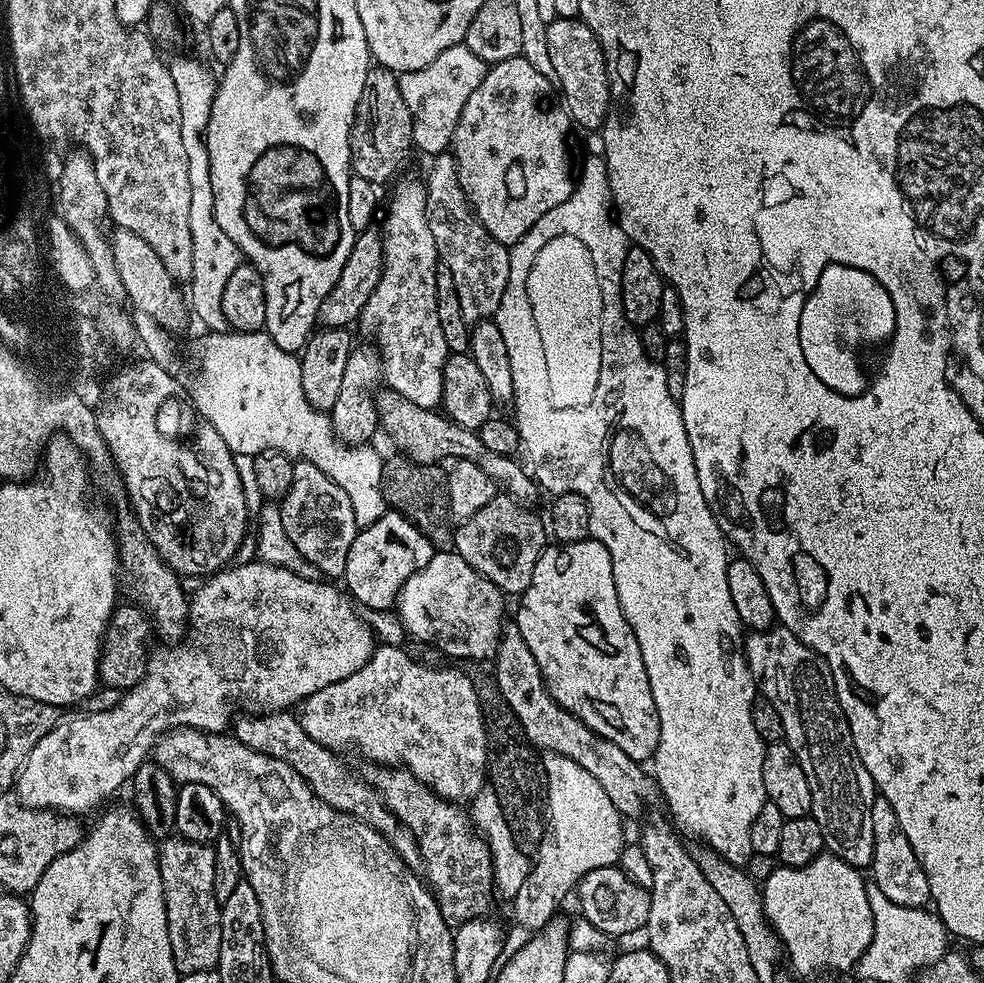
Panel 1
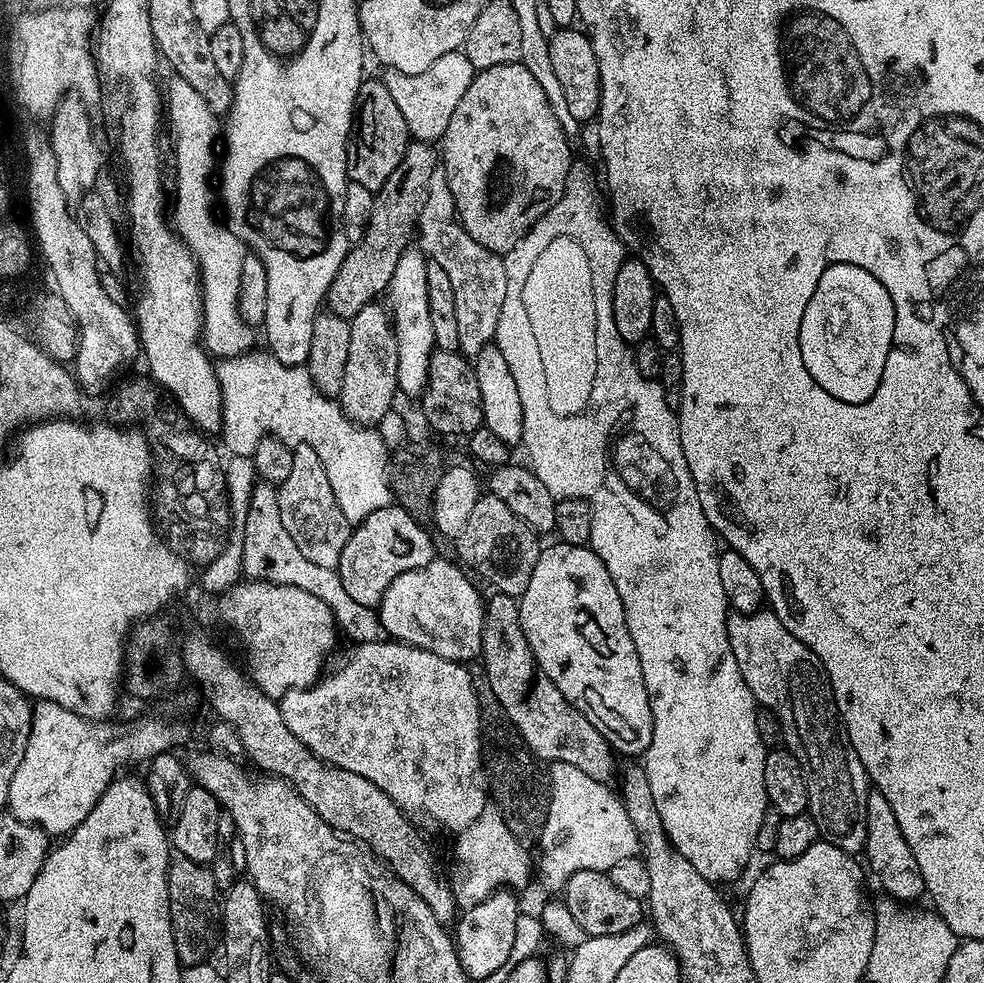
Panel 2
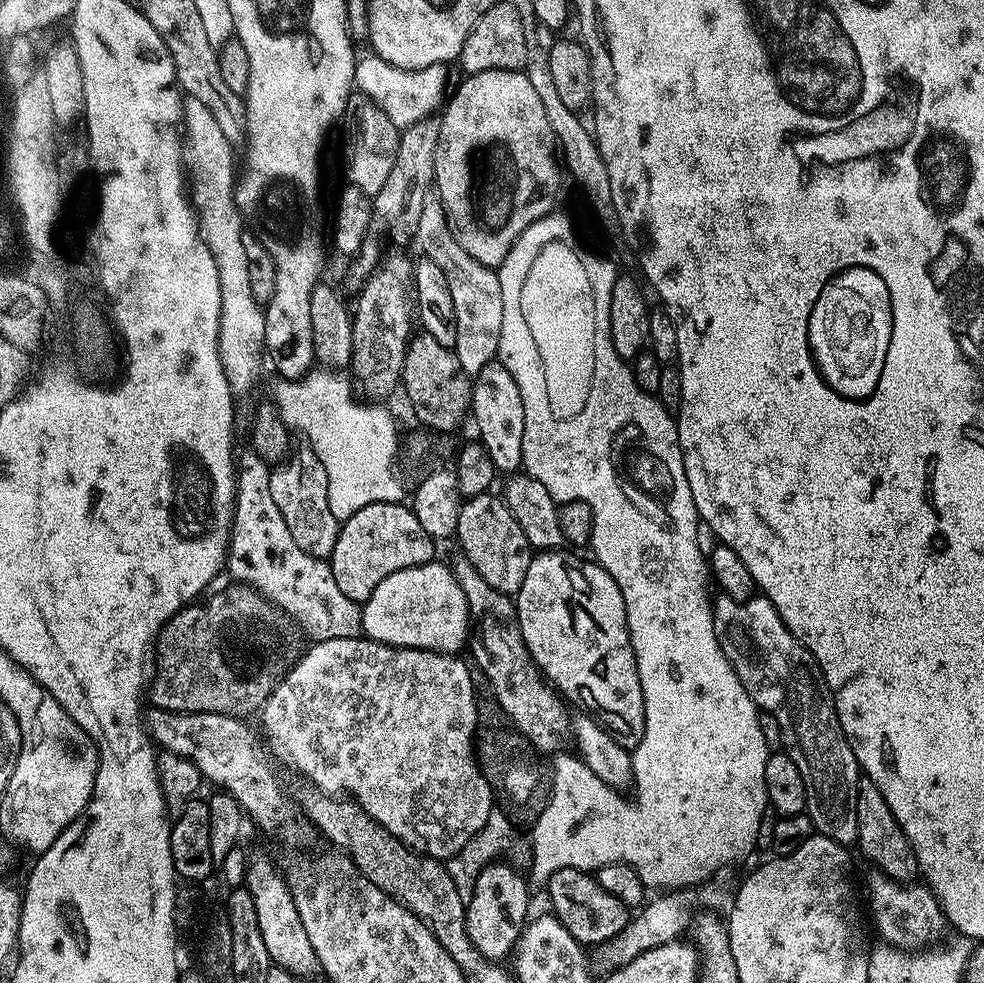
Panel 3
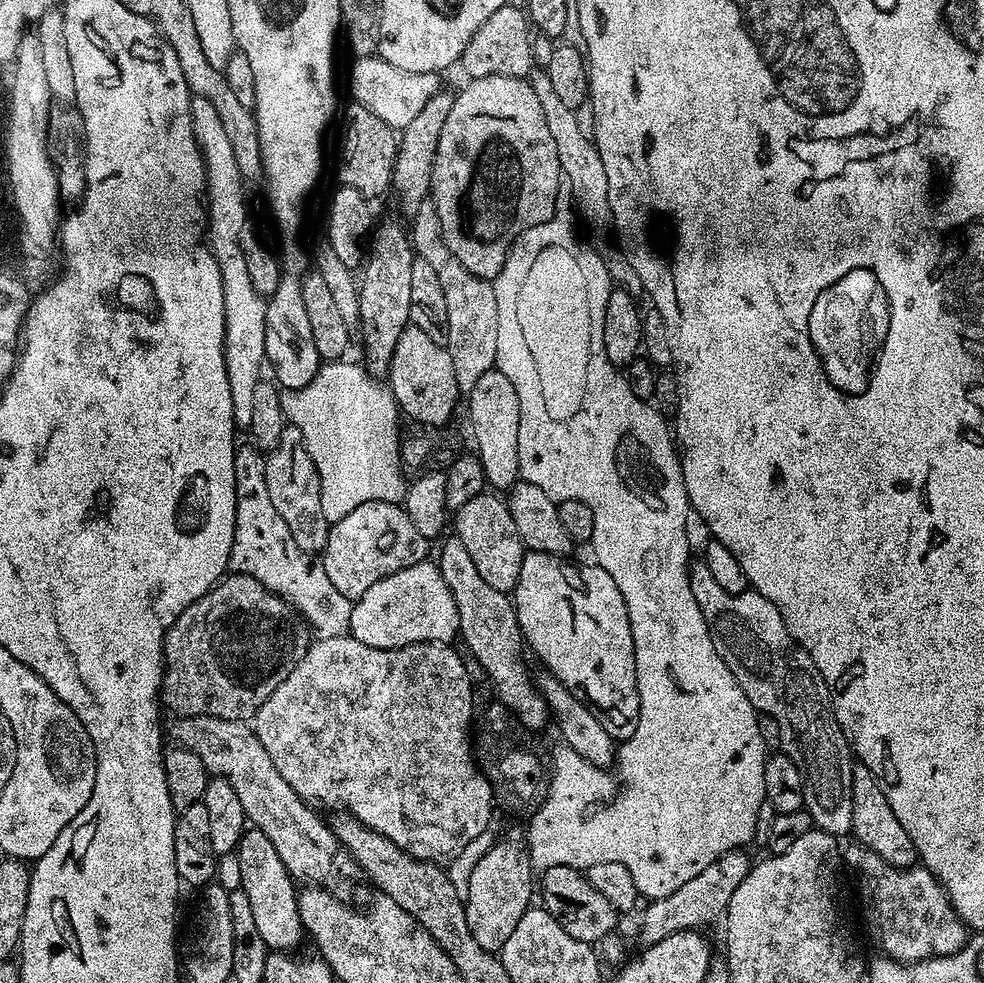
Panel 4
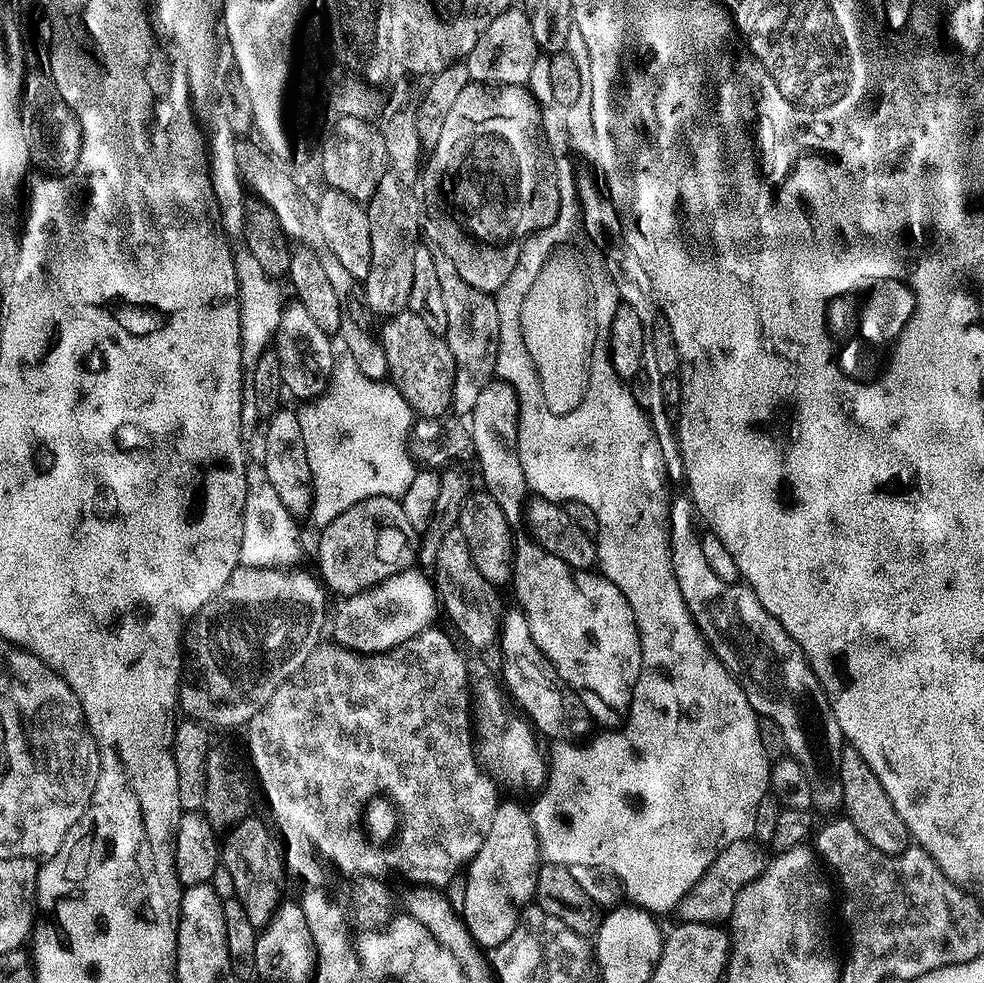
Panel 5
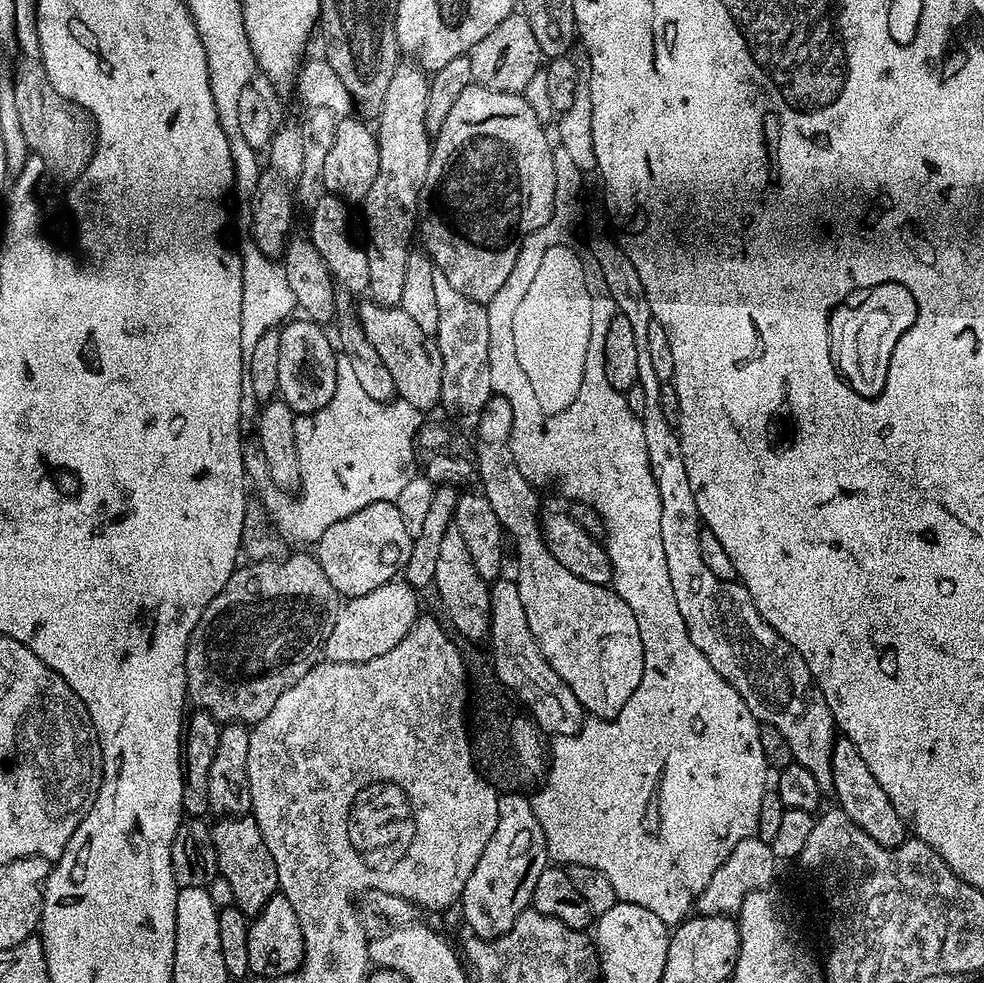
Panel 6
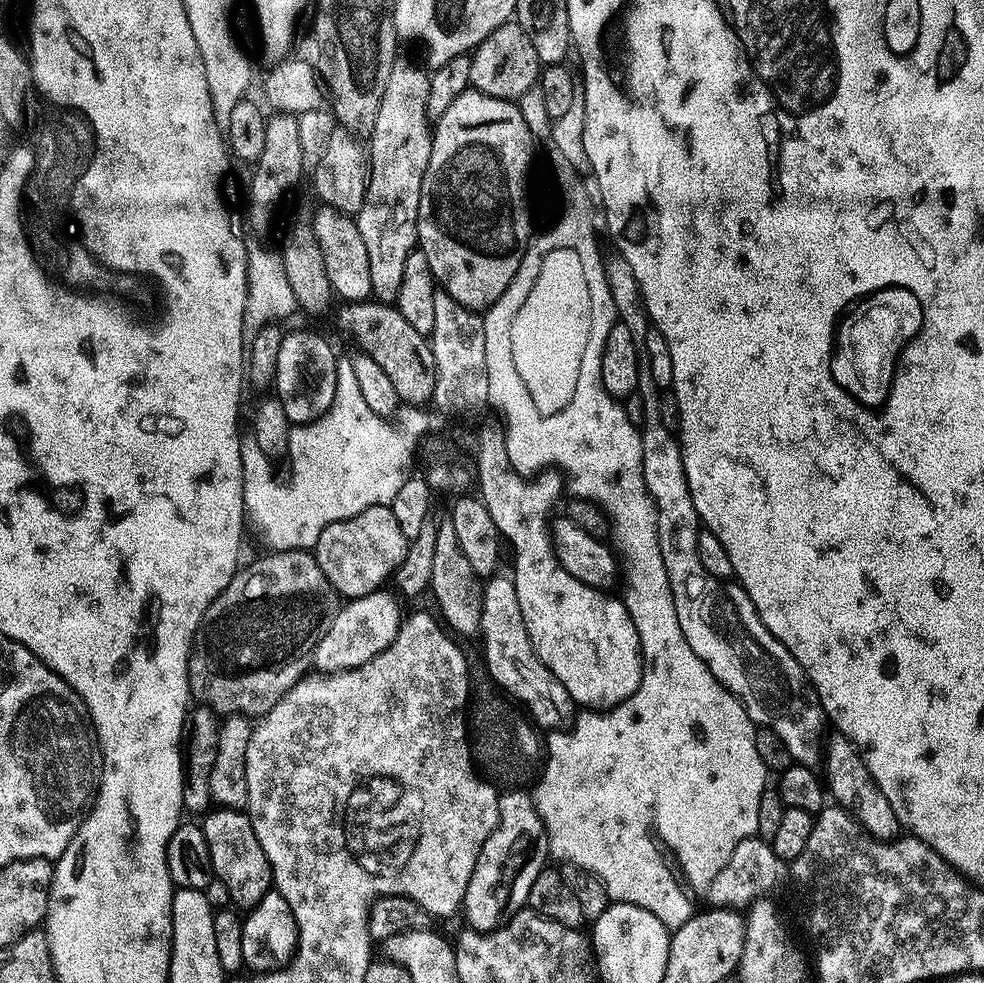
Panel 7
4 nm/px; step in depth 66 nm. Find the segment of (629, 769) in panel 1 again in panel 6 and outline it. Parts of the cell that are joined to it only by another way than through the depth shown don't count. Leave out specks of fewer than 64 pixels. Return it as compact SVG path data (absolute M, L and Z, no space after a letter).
M455 527L442 534L442 546L438 546L438 566L434 589L444 603L444 612L448 620L461 633L463 639L473 642L483 641L488 634L488 623L492 617L492 593L489 581L479 576L474 562L467 552L466 543Z

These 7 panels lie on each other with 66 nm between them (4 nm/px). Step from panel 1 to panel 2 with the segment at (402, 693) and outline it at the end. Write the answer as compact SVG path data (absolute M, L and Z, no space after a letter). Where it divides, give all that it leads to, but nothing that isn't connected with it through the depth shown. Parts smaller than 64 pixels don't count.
M391 638L374 641L373 644L356 644L344 660L344 665L337 672L329 671L307 688L292 688L286 695L279 697L278 703L282 710L282 718L286 726L290 726L290 734L297 736L308 749L320 760L325 760L333 768L349 768L351 772L362 774L378 790L382 790L409 818L425 816L436 824L441 824L451 834L465 832L482 814L482 810L490 802L488 777L484 775L484 762L480 754L480 707L476 697L476 687L472 685L473 673L467 672L465 665L459 660L447 660L438 654L428 652L425 648L415 648L412 644L397 642Z

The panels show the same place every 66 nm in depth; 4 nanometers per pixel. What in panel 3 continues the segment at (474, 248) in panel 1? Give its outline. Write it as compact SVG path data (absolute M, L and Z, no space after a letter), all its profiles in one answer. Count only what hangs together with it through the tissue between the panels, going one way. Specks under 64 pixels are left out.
M429 194L426 202L422 202L422 214L418 218L418 230L414 237L414 244L415 247L418 246L424 251L421 253L430 262L434 262L441 268L442 274L446 274L446 283L450 285L450 298L454 302L455 326L457 327L453 352L464 372L469 376L475 376L480 372L482 366L495 359L498 354L497 346L500 341L502 326L502 286L497 269L487 268L482 262L470 258L470 254L466 254L466 250L462 250L462 246L458 246L458 242L448 225L442 202L436 194Z

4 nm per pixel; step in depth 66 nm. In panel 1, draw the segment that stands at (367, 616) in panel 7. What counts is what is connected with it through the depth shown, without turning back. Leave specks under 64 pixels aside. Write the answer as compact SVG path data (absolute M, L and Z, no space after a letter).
M453 550L450 552L433 551L430 562L422 566L402 586L398 601L398 613L404 624L404 631L409 637L421 640L424 644L433 644L440 652L448 656L457 656L460 660L488 660L496 655L496 648L500 644L500 634L504 631L506 617L504 617L505 593L490 582L476 569L472 569L466 560Z

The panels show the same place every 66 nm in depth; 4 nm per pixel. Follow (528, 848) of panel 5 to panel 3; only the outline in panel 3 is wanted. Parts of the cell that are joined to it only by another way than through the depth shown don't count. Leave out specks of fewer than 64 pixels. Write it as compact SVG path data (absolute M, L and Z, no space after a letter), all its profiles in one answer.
M507 863L490 864L480 872L474 886L474 895L466 901L466 930L470 934L470 942L488 960L500 962L503 961L503 956L511 957L516 945L520 943L520 933L524 931L529 919L530 884L525 877L524 881L519 875L523 876Z

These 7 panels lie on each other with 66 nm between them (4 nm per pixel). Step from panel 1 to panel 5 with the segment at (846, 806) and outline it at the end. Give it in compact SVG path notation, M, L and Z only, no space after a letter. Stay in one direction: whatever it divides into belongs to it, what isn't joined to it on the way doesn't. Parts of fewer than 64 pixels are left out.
M681 494L677 500L675 497L671 501L669 513L672 569L674 578L678 578L678 590L682 590L682 598L694 622L699 626L700 633L707 640L713 654L730 670L730 674L736 677L755 712L760 716L774 718L774 722L778 722L778 730L782 730L786 738L787 755L800 763L806 774L806 782L810 782L812 808L817 813L818 811L832 812L828 814L839 813L844 807L840 751L845 748L846 741L844 732L834 718L832 703L826 698L824 687L820 685L814 670L808 665L808 657L804 655L798 642L794 642L794 638L786 634L778 618L774 618L764 609L762 602L758 602L751 588L740 582L734 584L722 582L722 578L718 578L714 570L706 566L706 554L702 554L698 531L696 532L695 526L692 525L692 520L694 521L694 509L691 499L684 494Z

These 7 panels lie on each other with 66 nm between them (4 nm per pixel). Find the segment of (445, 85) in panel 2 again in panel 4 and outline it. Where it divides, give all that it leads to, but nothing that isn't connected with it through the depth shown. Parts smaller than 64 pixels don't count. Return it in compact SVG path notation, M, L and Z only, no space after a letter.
M379 54L357 56L351 62L353 63L352 92L356 95L353 96L355 103L378 114L378 118L382 118L382 122L386 122L394 130L403 130L406 126L410 126L411 120L421 113L422 106L426 106L426 102L430 102L430 98L434 98L434 94L442 88L441 77L437 73L398 70L398 66L390 66L390 62L386 62Z

